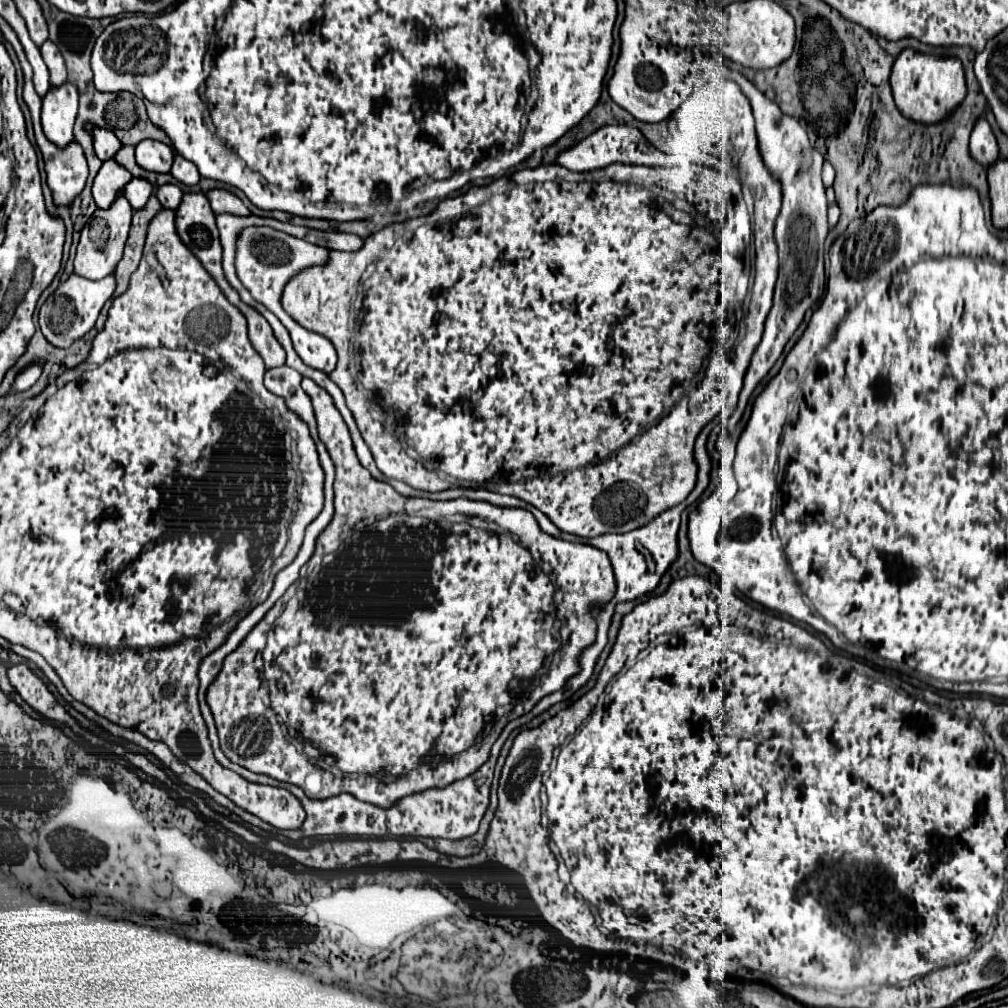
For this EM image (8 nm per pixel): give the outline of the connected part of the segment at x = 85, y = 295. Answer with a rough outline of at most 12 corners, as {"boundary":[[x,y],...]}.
{"boundary":[[73,272],[45,300],[39,326],[59,348],[93,328],[115,274]]}

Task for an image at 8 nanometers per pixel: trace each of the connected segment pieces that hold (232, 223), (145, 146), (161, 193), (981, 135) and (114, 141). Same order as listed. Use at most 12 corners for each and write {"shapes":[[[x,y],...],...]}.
{"shapes":[[[215,214],[225,278],[237,278],[233,266],[241,218]],[[157,140],[139,142],[137,164],[169,172],[173,152]],[[175,184],[155,186],[153,194],[165,208],[179,206],[181,188]],[[985,116],[975,122],[971,156],[983,166],[999,158],[997,138]],[[95,126],[93,146],[99,160],[109,160],[121,148],[111,130]]]}

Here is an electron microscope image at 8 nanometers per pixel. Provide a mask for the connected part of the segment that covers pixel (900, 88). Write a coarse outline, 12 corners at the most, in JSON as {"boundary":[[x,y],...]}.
{"boundary":[[905,48],[891,88],[903,116],[943,120],[967,94],[959,58]]}

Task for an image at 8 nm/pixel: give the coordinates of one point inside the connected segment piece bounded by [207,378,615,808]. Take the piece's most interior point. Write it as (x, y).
(456, 623)

